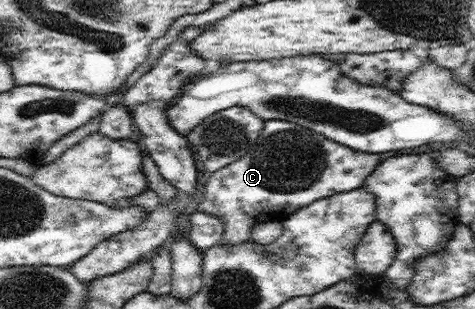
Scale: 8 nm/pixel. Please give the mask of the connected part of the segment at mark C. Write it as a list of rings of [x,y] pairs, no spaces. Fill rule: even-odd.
[[[280,120],[265,122],[258,140],[233,163],[222,167],[209,178],[203,198],[194,202],[199,211],[210,213],[222,219],[225,231],[220,243],[237,245],[251,240],[251,229],[257,223],[266,221],[285,221],[285,218],[299,208],[307,207],[318,199],[331,197],[339,193],[357,190],[365,184],[381,161],[376,153],[357,151],[341,145],[307,127]]]

